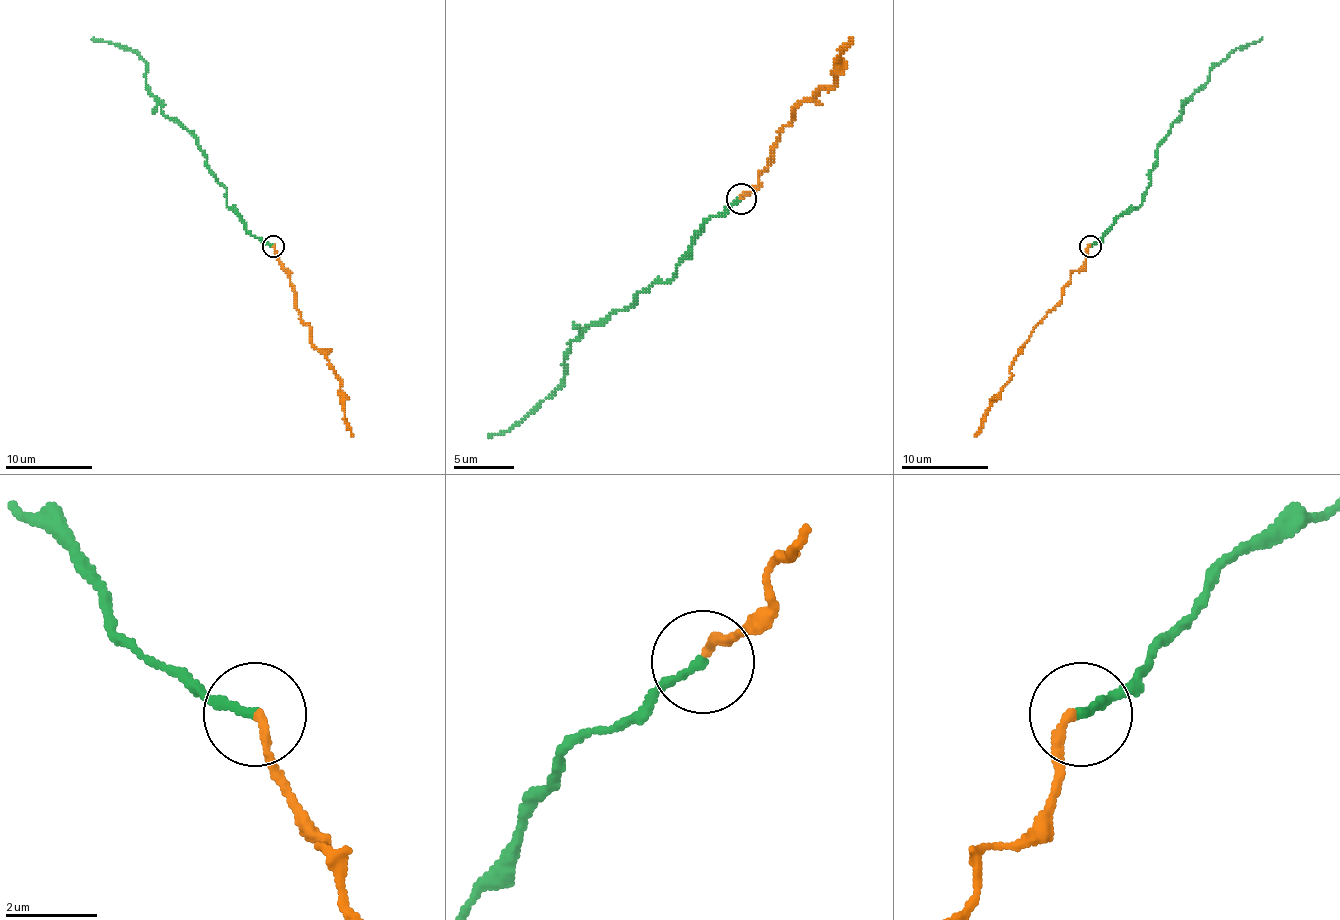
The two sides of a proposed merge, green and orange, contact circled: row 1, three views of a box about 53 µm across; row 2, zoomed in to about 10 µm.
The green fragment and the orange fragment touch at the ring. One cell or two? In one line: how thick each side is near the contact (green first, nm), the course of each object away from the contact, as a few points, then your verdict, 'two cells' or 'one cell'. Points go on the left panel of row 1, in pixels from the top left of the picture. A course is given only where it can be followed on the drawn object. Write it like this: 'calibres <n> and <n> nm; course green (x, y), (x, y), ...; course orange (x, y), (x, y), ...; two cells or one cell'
calibres 190 and 190 nm; course green (272, 246), (226, 205), (226, 190), (207, 155), (168, 118), (146, 83), (146, 63), (126, 48), (91, 39); course orange (272, 246), (290, 275), (294, 307), (309, 327), (309, 340), (329, 362), (340, 381), (344, 421), (353, 436); one cell

